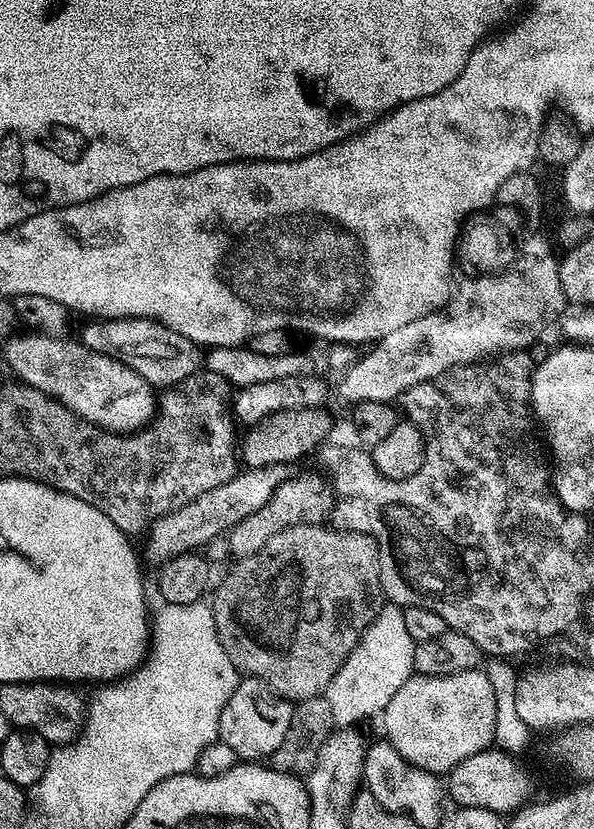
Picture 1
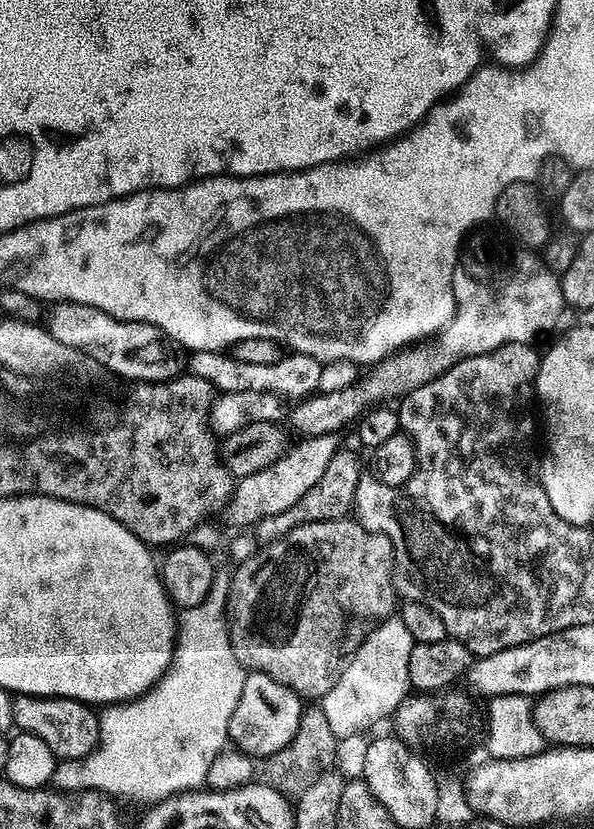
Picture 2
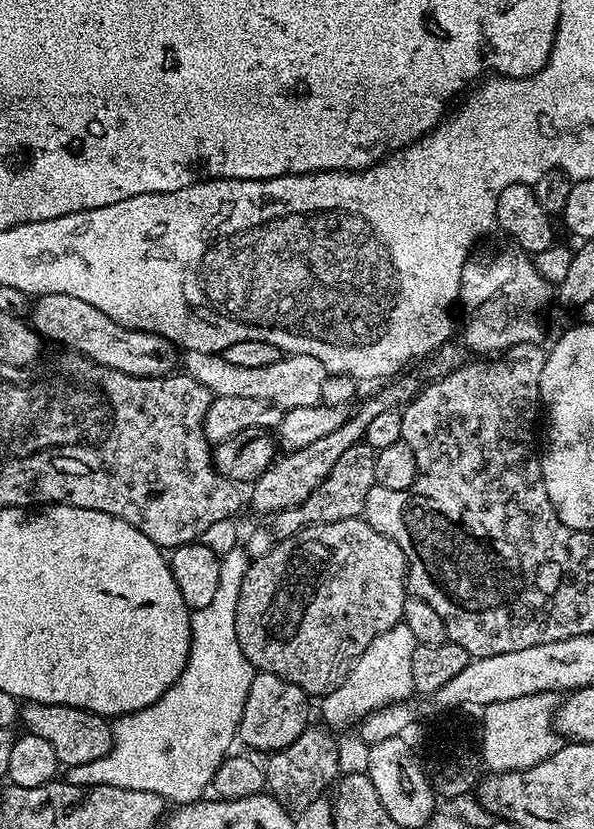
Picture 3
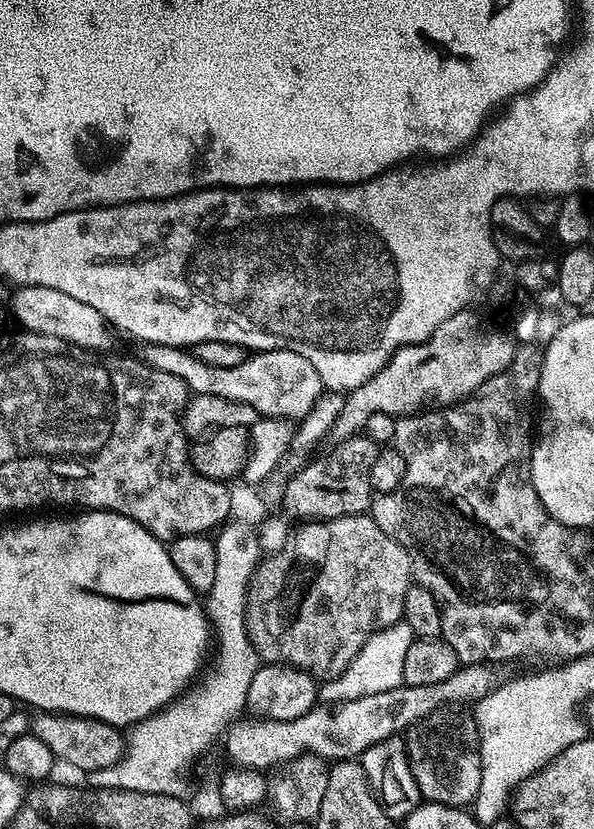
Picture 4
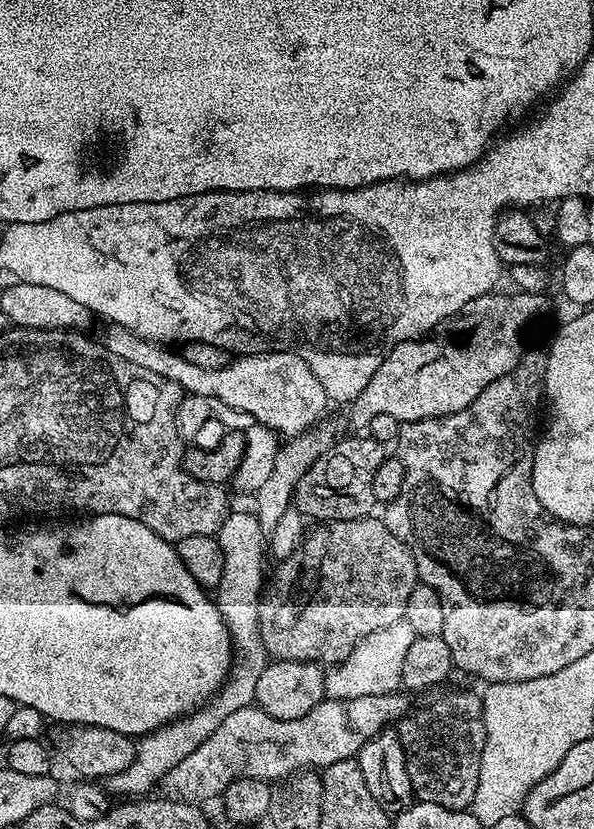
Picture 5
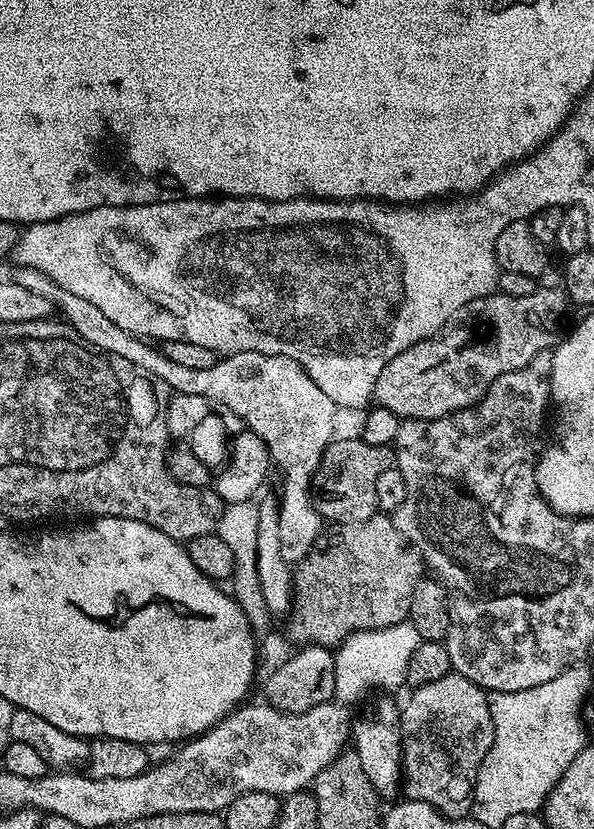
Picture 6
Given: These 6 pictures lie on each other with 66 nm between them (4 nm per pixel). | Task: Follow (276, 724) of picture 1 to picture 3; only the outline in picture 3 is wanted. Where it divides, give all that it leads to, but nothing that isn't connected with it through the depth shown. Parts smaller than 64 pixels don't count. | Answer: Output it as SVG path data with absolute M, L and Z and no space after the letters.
M257 671L250 682L250 694L246 694L246 706L242 710L238 729L239 743L257 748L263 754L290 746L290 742L294 742L294 738L298 738L309 723L308 703L309 697L298 686L269 672Z

